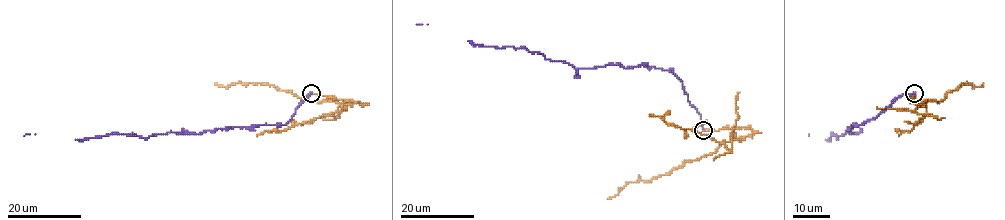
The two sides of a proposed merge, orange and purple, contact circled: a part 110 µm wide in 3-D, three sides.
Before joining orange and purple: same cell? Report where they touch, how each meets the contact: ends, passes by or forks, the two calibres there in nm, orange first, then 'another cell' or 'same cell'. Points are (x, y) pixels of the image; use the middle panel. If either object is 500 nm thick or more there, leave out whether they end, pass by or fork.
(703, 130) | orange ends | purple ends | 200/200 nm | another cell

